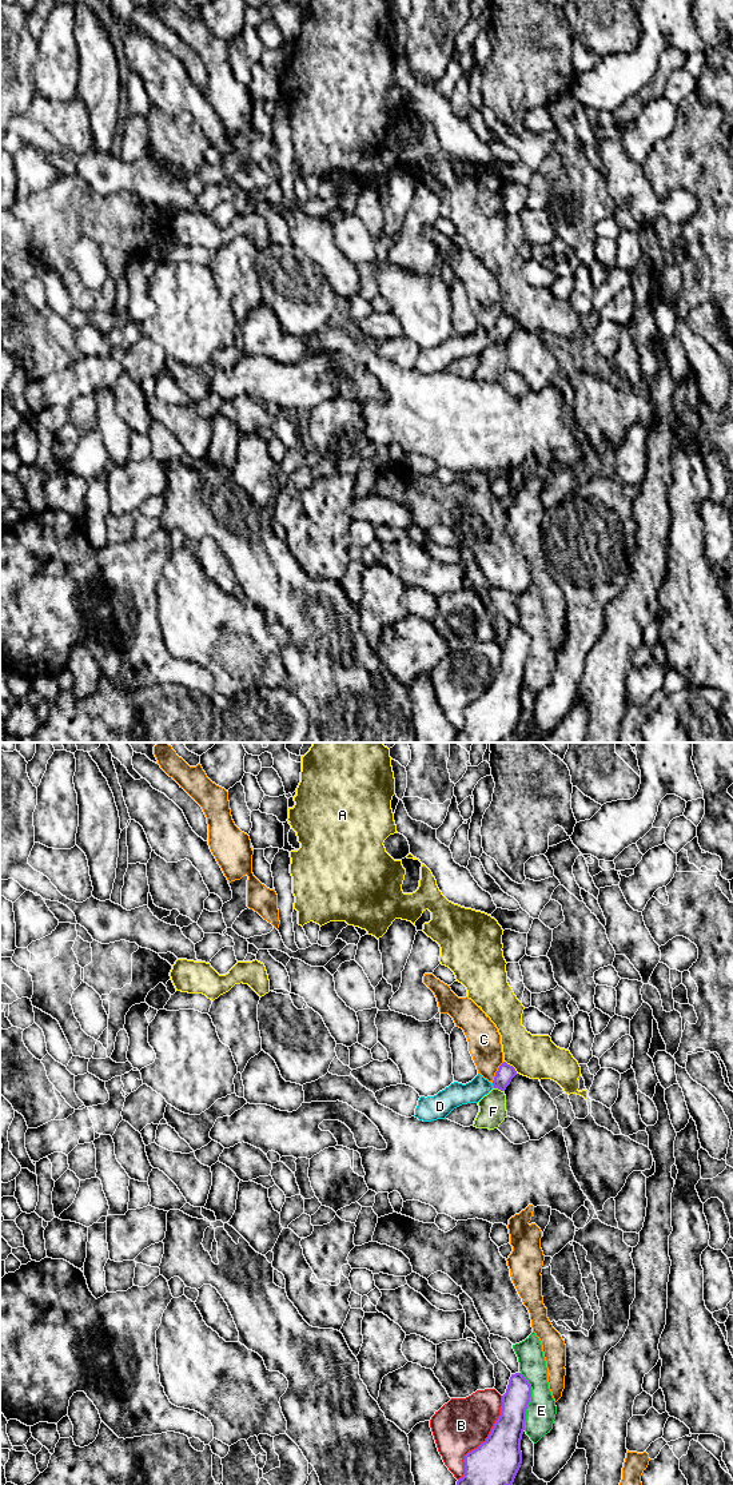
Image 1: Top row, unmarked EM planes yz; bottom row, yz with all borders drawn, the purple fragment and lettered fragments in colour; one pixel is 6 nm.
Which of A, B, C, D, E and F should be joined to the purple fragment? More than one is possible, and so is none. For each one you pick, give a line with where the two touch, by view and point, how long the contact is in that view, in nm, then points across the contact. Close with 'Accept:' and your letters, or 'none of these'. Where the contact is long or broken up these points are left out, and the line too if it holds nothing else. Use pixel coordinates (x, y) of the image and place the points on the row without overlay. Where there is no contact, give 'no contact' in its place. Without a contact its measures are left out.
D: yz (493, 337) | 40 nm | across yz (506, 325), (493, 337), (457, 346)
Accept: D

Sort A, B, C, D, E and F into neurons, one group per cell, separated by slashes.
A / B / C / D / E / F

